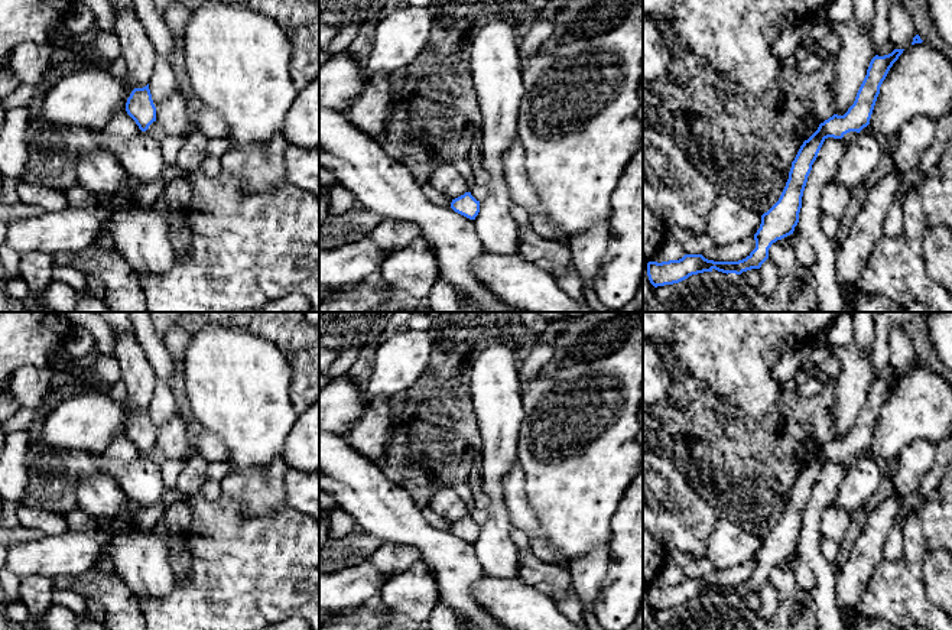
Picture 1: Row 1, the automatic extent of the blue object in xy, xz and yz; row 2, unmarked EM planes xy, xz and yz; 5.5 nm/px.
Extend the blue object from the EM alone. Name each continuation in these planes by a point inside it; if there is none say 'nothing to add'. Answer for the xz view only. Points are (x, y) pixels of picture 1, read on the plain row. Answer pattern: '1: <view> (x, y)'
nothing to add

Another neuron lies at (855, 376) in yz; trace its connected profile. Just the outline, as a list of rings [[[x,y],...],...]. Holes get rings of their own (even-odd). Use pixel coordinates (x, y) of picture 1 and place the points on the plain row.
[[[855,342],[847,347],[829,347],[839,360],[835,405],[831,407],[835,438],[844,439],[854,428],[857,416],[867,399],[873,379],[873,353],[864,353]]]

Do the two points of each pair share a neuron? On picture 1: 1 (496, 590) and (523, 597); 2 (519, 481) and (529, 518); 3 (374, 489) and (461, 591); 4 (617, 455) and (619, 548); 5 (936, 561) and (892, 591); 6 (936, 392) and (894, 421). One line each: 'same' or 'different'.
1: same
2: same
3: same
4: different
5: different
6: same

